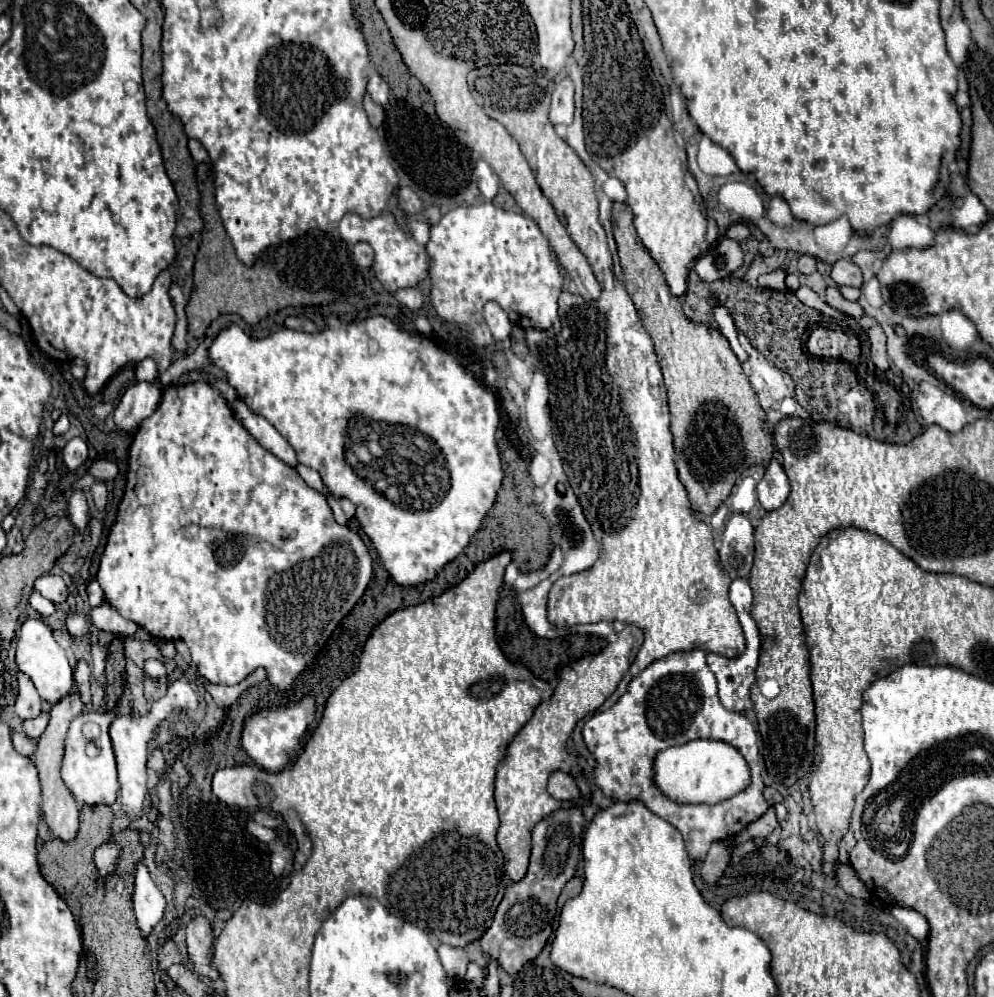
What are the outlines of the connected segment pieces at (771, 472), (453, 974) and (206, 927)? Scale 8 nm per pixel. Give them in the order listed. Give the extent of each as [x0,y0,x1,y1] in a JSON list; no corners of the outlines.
[[757,457,789,511],[439,945,469,979],[187,917,215,977]]

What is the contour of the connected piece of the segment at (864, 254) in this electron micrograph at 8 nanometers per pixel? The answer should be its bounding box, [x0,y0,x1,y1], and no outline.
[851,249,877,281]

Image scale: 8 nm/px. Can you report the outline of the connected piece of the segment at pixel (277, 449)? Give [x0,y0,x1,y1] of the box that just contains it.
[231,399,299,467]

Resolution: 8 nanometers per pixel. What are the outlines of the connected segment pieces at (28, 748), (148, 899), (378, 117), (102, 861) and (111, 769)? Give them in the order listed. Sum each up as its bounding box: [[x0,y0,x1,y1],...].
[[13,731,37,757],[133,863,165,939],[363,93,385,127],[95,839,121,879],[61,713,119,805]]

